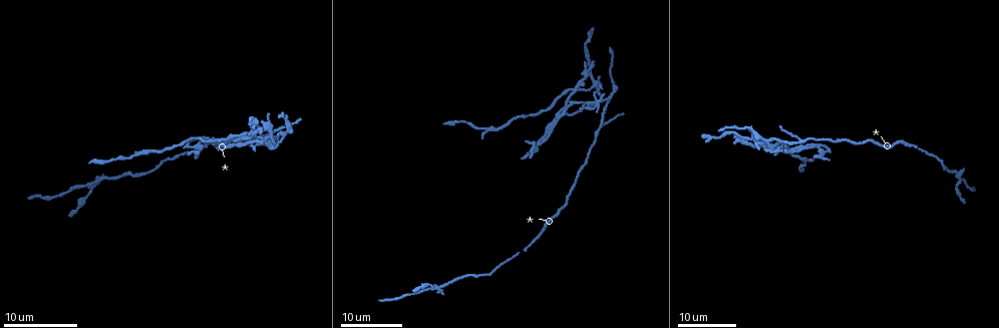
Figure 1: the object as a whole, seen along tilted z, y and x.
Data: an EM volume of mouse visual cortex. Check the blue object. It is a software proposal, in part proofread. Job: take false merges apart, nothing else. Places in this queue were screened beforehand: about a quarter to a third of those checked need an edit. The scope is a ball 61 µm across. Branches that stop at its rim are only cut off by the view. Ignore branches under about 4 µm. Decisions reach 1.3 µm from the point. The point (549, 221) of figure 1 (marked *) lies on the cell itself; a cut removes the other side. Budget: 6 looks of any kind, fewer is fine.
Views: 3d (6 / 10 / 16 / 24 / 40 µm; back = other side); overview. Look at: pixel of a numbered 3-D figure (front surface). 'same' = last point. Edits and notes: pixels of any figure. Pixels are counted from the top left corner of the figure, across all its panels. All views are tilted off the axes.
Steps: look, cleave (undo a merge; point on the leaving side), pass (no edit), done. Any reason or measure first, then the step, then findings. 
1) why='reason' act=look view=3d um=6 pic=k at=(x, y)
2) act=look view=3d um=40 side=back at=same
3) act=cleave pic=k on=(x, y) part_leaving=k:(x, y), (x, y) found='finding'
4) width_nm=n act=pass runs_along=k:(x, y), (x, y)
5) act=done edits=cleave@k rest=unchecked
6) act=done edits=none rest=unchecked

why='arms part here' act=look view=3d um=24 pic=1 at=(607, 96)

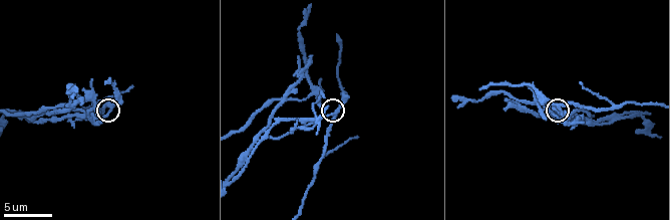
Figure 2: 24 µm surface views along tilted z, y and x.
act=look view=3d um=6 pic=2 at=(338, 113)

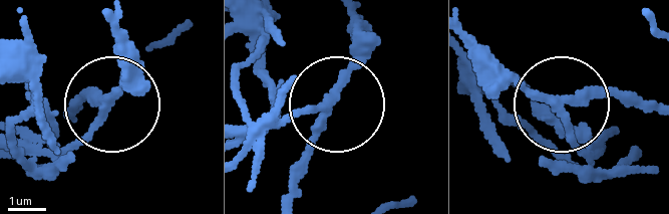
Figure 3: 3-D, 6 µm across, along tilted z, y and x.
why='other side' act=look view=3d um=6 side=back pic=3 at=(106, 110)

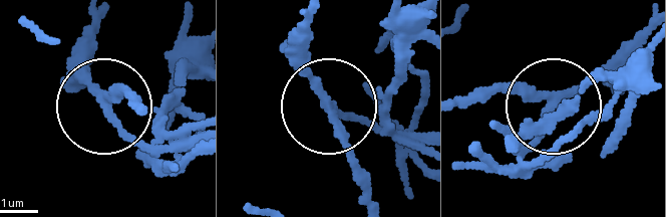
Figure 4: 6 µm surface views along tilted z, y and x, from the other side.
side_arm_um=10 arms=3 act=cleave pic=4 on=(154, 110) found='two cells meet here'

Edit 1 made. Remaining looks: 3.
why='two arms in line, one across' act=look view=3d um=6 pic=2 at=(317, 165)

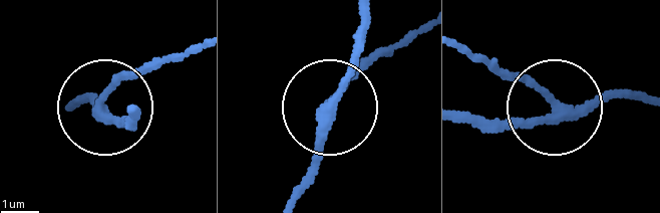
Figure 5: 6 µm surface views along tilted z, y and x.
why='other side' act=look view=3d um=6 side=back pic=5 at=(554, 107)

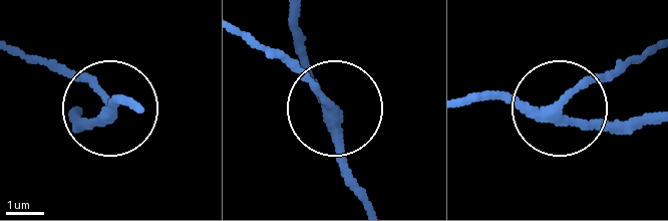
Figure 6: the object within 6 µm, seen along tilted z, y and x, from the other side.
side_arm_um=6 act=pass runs_along=6:(140, 104), (112, 106), (46, 64) found='continuous, no second cell'

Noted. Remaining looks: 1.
act=done edits=cleave@4 rest=unchecked

